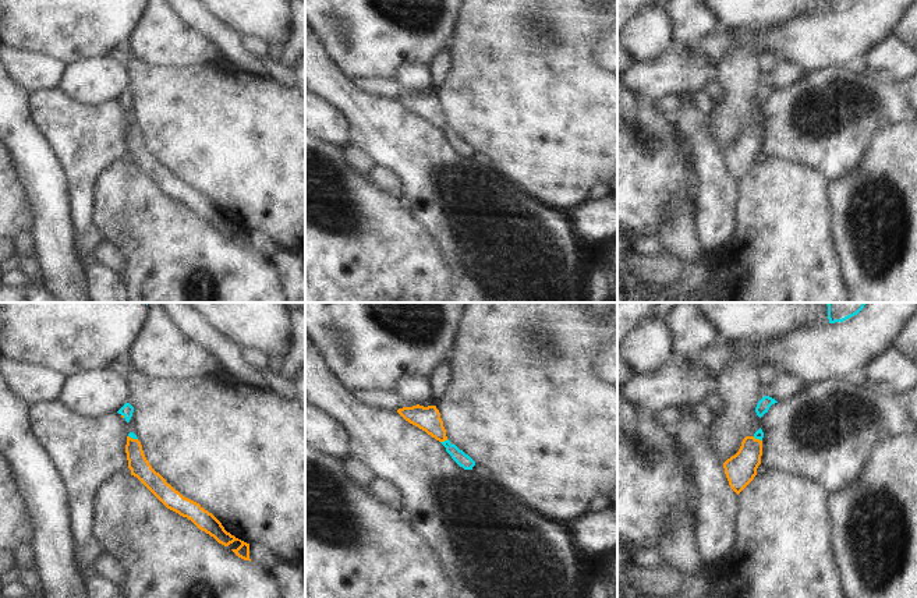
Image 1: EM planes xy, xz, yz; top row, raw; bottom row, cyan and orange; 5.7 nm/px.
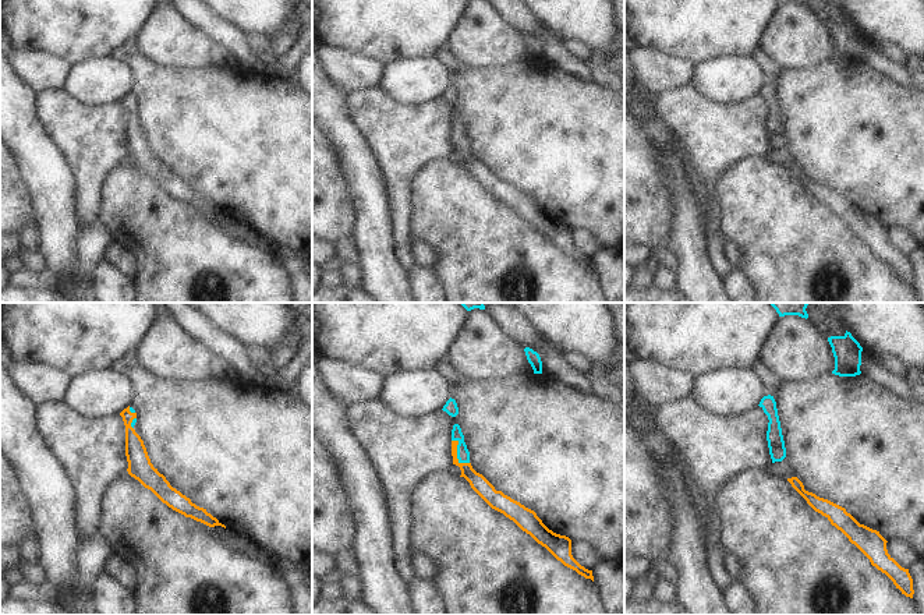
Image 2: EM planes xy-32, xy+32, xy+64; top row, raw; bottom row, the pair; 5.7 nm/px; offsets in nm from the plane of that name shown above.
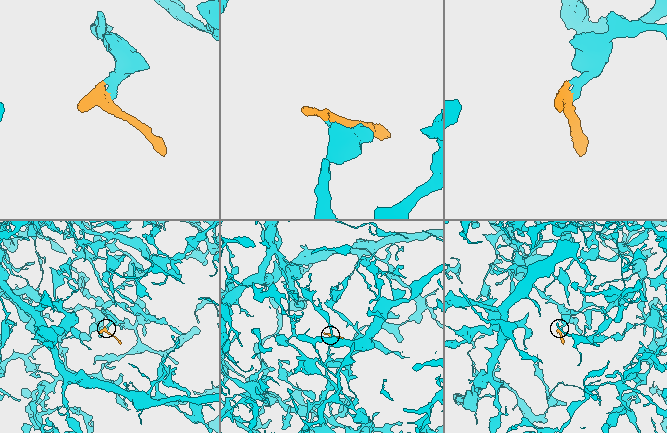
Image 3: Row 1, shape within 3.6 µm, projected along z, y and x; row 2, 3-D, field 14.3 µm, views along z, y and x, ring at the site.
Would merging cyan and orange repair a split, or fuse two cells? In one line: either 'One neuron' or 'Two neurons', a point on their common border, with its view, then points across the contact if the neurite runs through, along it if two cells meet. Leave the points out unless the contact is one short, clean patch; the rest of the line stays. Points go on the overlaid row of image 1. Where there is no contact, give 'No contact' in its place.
One neuron. Touches cyan at xz (445, 441). Path across: xz (459, 456), (445, 441), (428, 418)

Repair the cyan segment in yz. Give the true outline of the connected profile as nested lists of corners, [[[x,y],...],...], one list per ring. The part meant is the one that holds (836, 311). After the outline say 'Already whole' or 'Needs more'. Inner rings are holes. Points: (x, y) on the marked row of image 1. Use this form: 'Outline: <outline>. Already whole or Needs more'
Outline: [[[825,302],[828,305],[829,323],[843,322],[857,315],[865,302]]]. Already whole

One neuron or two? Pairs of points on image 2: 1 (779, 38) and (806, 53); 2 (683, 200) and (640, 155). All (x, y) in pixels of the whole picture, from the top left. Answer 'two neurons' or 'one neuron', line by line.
1: one neuron
2: two neurons

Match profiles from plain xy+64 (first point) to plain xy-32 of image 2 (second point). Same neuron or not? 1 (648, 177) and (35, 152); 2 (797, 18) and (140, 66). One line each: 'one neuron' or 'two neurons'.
1: two neurons
2: two neurons

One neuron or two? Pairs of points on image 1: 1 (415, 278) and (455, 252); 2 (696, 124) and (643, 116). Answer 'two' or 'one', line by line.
1: two
2: two

